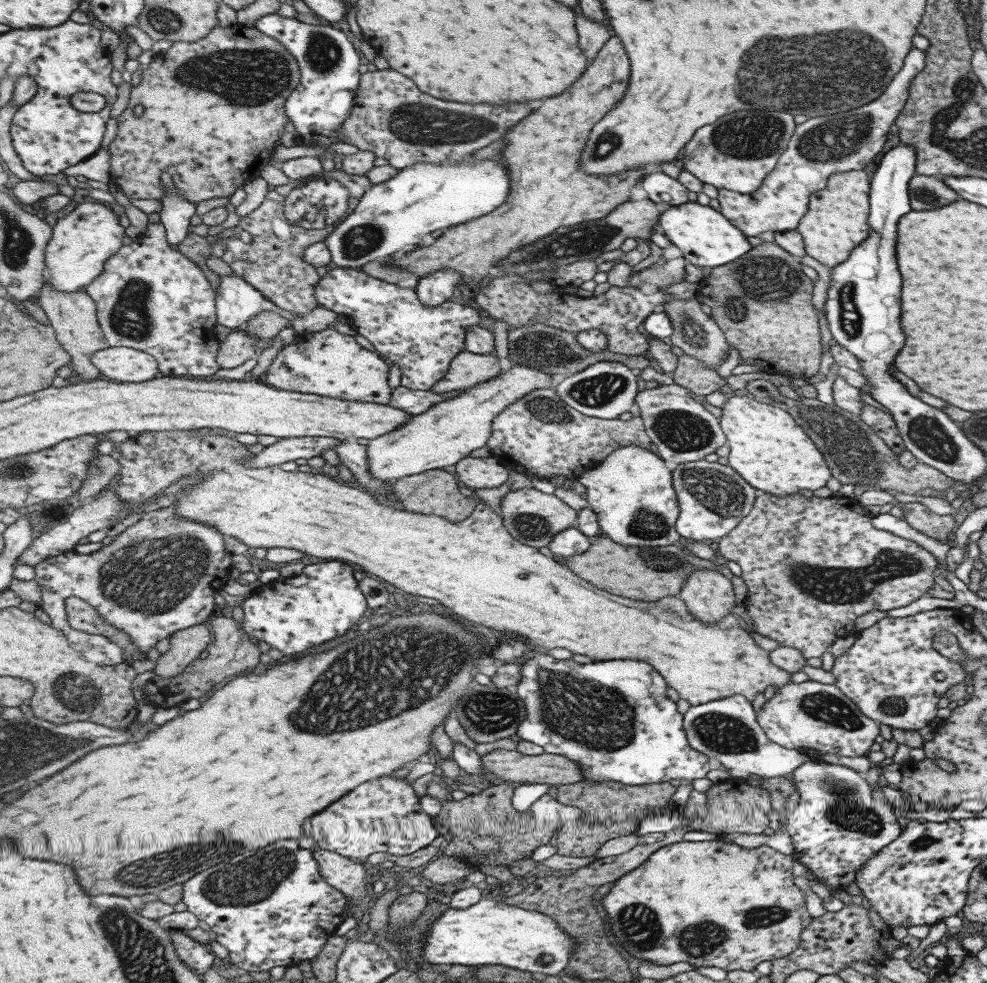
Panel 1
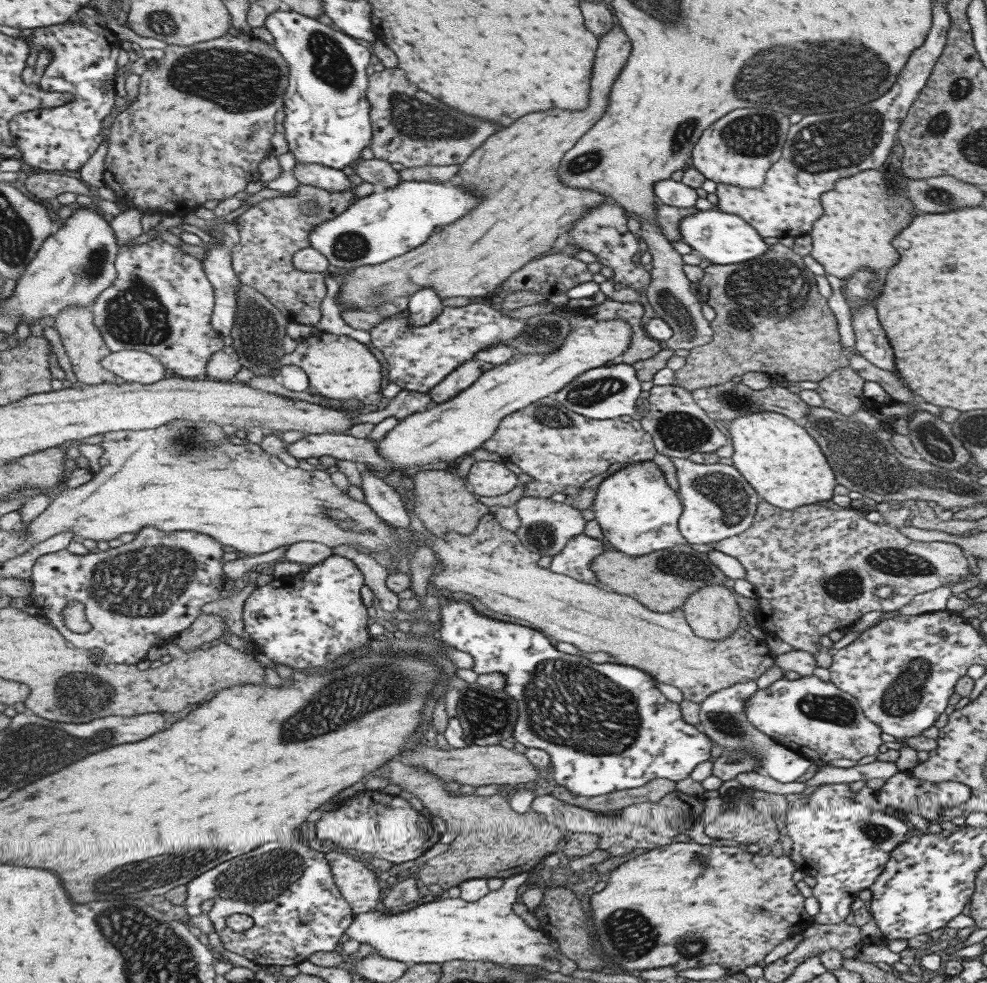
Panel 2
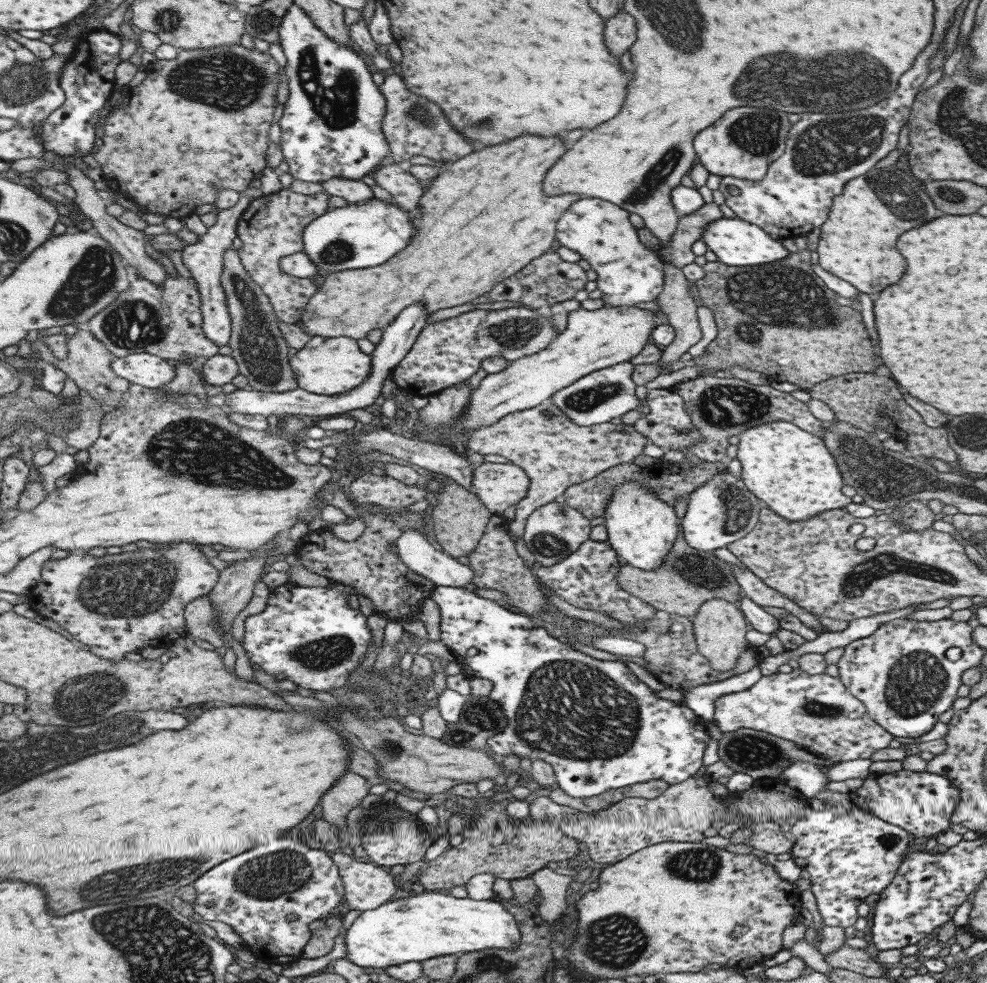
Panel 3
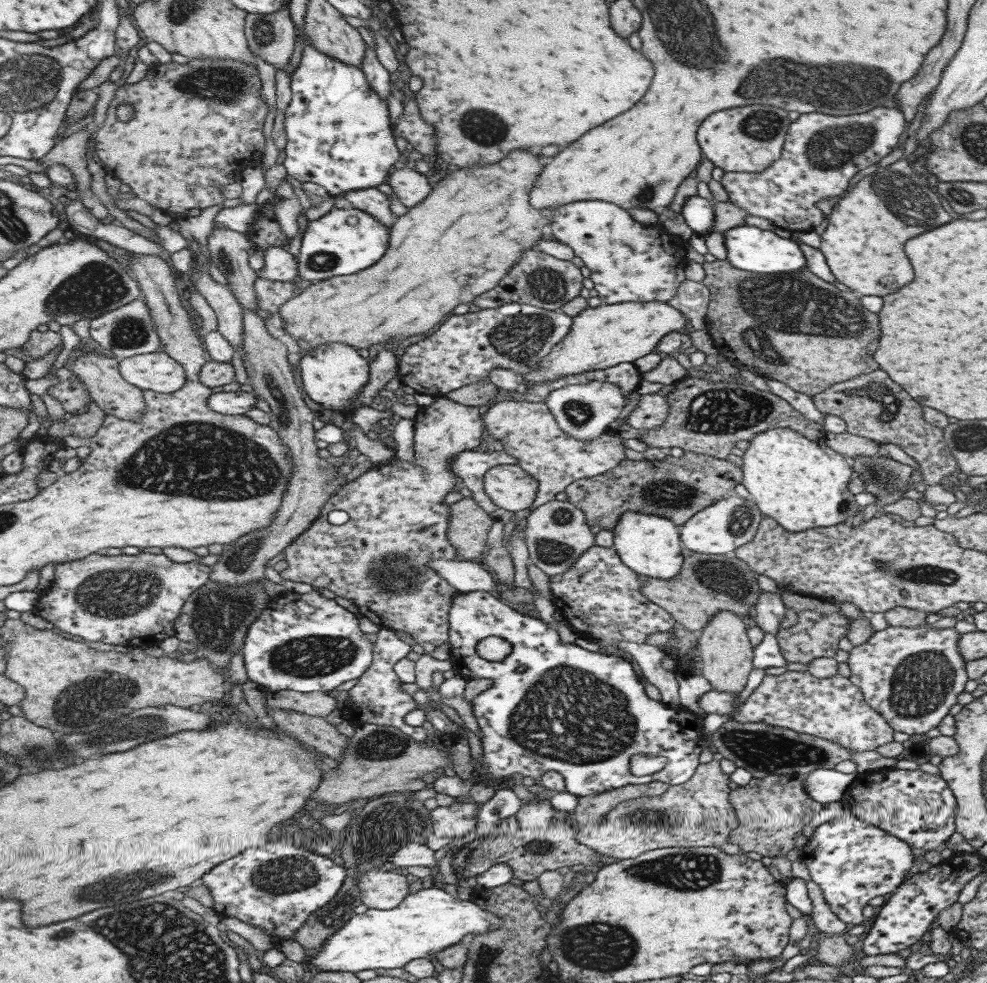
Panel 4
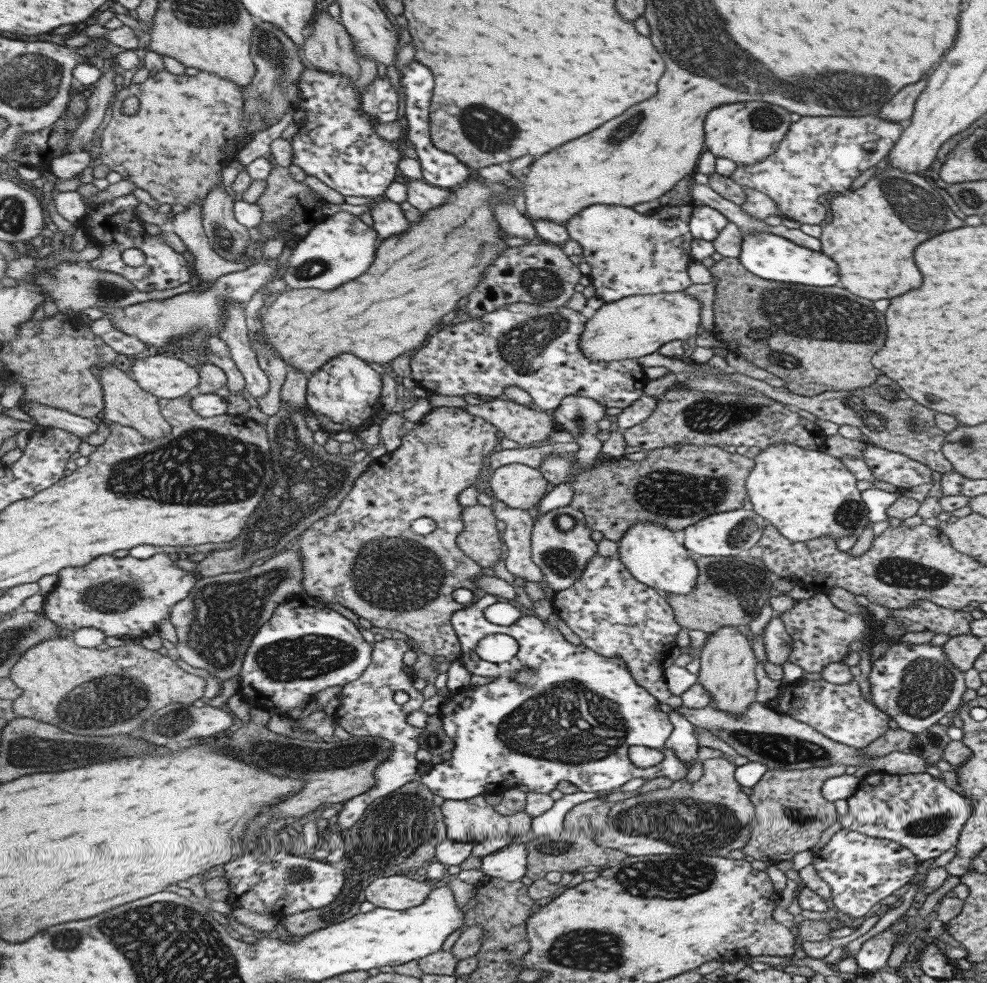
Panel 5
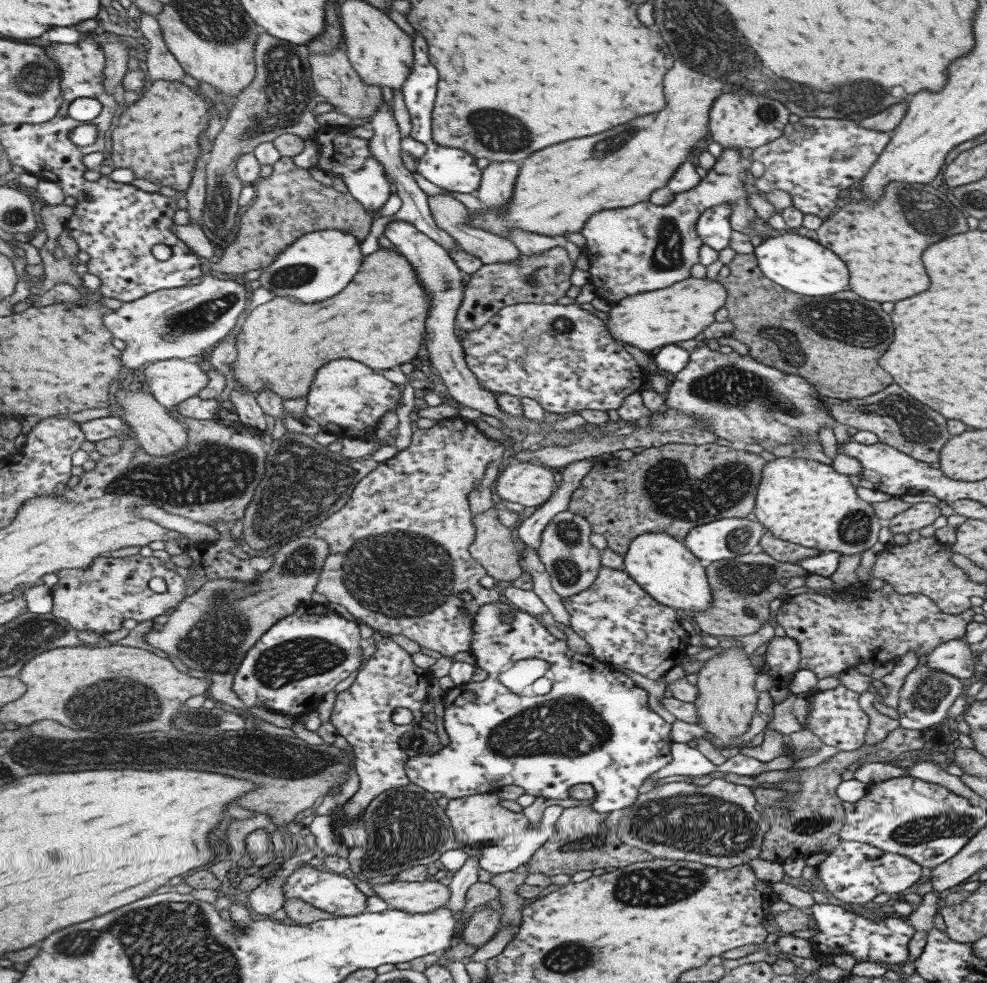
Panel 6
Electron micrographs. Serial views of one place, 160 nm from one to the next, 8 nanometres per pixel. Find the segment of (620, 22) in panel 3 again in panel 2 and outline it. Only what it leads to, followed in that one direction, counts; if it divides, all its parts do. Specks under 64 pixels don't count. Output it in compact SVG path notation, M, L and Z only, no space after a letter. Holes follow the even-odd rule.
M615 25L599 40L593 66L589 102L583 110L543 110L521 116L509 128L499 128L488 136L465 162L459 164L451 181L483 194L479 204L459 218L451 228L432 233L423 244L399 260L363 266L346 272L339 284L341 312L371 311L395 296L413 294L419 288L433 288L440 298L494 295L497 287L525 266L532 258L550 250L557 237L562 236L590 208L607 197L594 190L567 188L559 182L557 164L561 156L591 128L603 114L609 88L619 76L619 70L629 56L629 40ZM505 202L507 214L505 216ZM555 202L555 204L553 204Z

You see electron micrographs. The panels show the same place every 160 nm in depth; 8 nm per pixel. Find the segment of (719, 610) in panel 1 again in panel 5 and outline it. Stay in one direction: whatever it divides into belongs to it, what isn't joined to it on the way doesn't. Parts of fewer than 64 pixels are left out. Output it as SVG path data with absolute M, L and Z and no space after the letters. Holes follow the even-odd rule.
M723 625L715 632L706 635L704 645L700 650L700 667L696 674L696 684L700 684L710 694L713 708L721 709L726 713L740 715L746 711L748 704L755 701L755 689L757 686L757 679L753 673L755 662L756 658L748 638L737 631L735 627Z

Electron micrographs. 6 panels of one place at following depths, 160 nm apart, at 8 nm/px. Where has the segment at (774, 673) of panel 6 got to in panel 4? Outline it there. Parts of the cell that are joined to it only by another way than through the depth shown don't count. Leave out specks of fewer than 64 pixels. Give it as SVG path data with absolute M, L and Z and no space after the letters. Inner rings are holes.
M759 591L755 601L756 626L763 632L774 635L778 630L779 622L785 616L785 606L782 605L779 593Z

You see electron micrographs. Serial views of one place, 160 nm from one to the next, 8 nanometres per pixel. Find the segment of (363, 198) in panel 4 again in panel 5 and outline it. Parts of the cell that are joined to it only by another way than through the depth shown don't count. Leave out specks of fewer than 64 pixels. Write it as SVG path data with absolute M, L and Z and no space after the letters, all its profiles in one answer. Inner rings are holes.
M386 200L369 202L372 227L383 239L405 232L409 222L401 214L399 204Z

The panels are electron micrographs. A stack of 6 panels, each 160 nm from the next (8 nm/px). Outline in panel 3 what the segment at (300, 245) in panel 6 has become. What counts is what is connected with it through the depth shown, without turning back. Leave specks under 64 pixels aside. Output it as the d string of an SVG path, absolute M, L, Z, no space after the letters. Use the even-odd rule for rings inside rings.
M371 197L366 201L347 203L331 209L310 222L304 230L305 253L319 266L324 277L335 272L365 269L383 264L401 253L416 233L413 212L403 212L399 205Z

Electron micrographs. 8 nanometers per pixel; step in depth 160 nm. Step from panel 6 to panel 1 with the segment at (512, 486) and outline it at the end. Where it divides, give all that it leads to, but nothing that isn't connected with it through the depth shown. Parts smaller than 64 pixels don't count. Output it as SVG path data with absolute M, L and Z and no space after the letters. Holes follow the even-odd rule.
M469 455L458 460L451 470L469 489L495 488L505 482L509 471L493 456L474 458Z

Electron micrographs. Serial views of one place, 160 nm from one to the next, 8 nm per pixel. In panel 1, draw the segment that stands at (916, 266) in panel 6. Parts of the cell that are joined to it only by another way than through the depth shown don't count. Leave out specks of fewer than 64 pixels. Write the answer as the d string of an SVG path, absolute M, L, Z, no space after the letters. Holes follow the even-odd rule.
M850 170L829 175L826 185L808 196L806 211L797 223L805 255L827 268L835 268L851 256L851 250L867 240L869 178L865 170Z

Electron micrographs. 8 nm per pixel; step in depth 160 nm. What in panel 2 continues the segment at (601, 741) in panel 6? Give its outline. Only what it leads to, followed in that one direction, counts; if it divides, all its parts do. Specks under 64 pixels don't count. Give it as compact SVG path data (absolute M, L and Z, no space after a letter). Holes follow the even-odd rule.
M447 598L439 609L437 627L440 640L472 656L475 674L493 671L505 677L503 690L515 699L518 712L512 737L525 748L545 752L553 782L573 796L591 798L617 790L638 788L655 778L666 778L677 783L687 778L697 764L709 760L711 741L693 725L683 722L679 705L659 693L650 674L627 665L595 664L581 655L557 651L539 631L489 619L471 609L467 601L449 601Z

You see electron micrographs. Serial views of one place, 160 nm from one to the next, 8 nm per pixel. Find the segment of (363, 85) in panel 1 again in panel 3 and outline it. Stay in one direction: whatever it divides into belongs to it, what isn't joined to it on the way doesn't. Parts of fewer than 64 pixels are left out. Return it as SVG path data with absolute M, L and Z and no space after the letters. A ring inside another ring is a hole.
M384 76L379 92L382 92L386 101L386 114L382 116L381 129L389 144L391 160L396 164L404 166L411 156L425 156L429 160L448 165L473 151L470 140L453 130L444 112L424 96L407 90L401 76Z

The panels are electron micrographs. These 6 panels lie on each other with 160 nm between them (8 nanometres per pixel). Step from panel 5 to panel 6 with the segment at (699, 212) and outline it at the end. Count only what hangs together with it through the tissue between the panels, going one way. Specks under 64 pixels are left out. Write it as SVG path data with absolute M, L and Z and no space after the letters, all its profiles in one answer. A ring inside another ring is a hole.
M723 202L700 212L694 229L703 244L709 246L712 250L718 252L727 248L729 246L730 234L733 231L730 227L730 204L728 204L728 202Z

